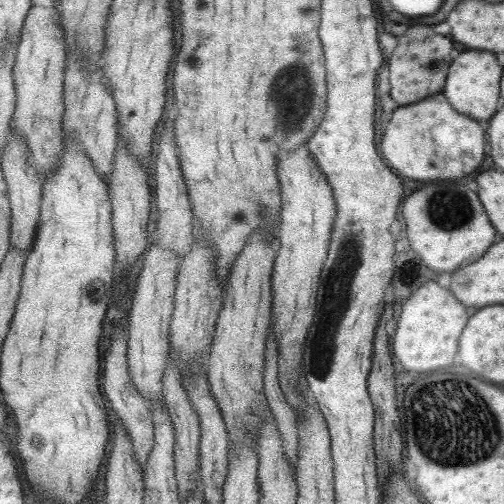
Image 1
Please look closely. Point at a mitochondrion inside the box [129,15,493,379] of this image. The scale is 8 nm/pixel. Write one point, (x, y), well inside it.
(296, 94)

